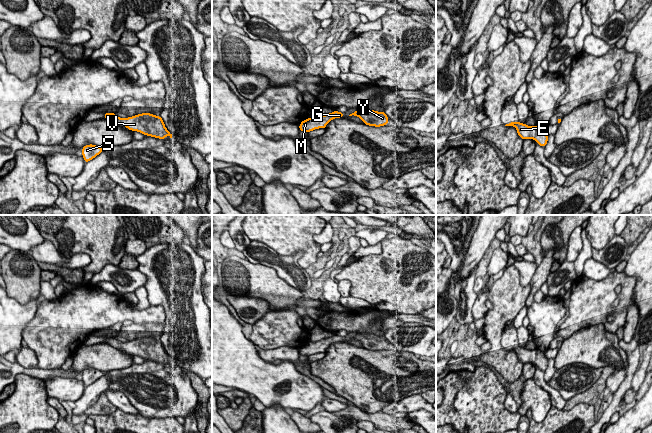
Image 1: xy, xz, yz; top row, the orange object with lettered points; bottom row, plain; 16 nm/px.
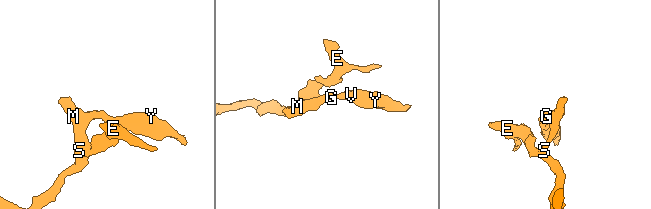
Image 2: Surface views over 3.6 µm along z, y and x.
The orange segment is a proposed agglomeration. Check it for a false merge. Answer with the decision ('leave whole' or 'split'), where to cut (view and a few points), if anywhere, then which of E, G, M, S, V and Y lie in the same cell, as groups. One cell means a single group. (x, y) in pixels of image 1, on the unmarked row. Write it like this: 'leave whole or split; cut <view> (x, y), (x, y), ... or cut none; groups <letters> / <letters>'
leave whole; cut none; groups E G M S V Y

